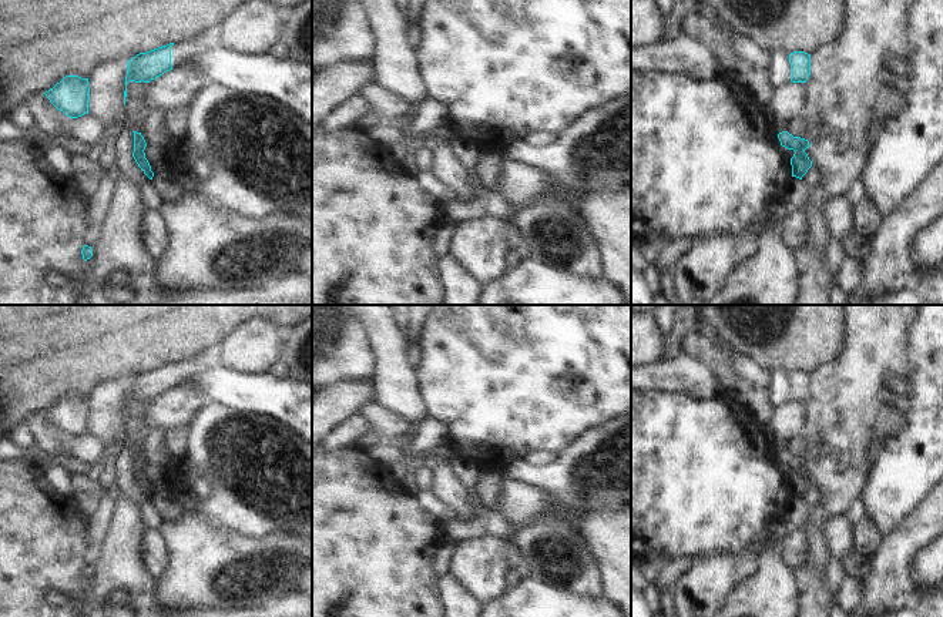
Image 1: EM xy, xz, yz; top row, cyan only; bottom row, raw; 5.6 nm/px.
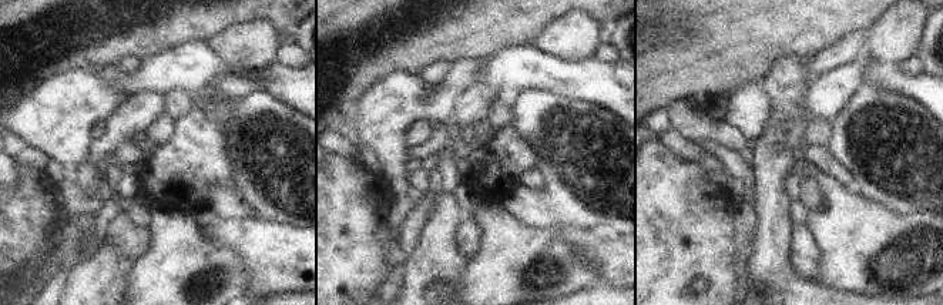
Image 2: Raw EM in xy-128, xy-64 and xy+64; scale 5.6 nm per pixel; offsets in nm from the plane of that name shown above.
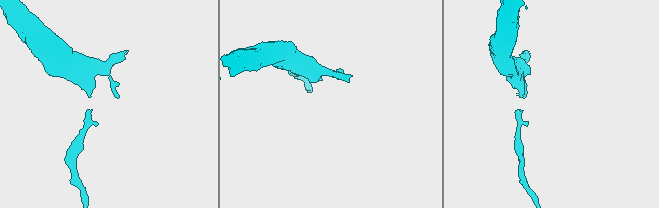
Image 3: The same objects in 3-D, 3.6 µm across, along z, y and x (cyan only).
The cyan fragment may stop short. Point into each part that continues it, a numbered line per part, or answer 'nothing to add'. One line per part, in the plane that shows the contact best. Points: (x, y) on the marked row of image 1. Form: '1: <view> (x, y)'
1: xy (180, 52)

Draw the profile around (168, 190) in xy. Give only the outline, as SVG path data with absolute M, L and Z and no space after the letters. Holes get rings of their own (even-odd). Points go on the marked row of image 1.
M165 171L154 174L151 181L152 185L157 188L158 194L161 195L162 202L172 202L182 197L182 185L172 181Z

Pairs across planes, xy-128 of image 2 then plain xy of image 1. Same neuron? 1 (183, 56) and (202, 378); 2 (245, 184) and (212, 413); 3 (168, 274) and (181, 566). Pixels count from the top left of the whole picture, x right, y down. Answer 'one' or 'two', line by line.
1: one
2: one
3: one

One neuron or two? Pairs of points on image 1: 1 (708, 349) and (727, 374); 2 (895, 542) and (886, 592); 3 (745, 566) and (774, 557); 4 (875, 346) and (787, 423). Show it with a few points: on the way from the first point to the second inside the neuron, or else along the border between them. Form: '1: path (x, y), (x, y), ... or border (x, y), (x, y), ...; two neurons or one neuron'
1: path (714, 355), (722, 368); one neuron
2: path (895, 555), (891, 563), (891, 579); one neuron
3: border (761, 555), (758, 567), (737, 586); two neurons
4: border (805, 402), (805, 426), (801, 432); two neurons

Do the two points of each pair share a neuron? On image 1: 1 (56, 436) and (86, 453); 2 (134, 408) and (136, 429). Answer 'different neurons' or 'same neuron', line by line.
1: same neuron
2: same neuron

